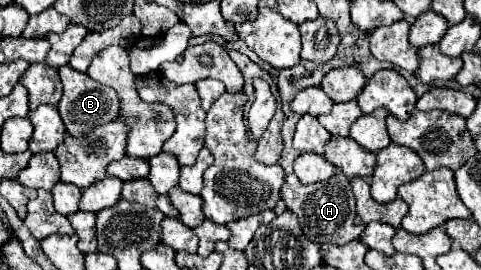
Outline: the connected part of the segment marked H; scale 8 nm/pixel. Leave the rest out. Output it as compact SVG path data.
M294 173L286 175L286 183L282 185L280 195L286 207L298 217L302 231L310 241L316 241L320 245L322 243L344 245L350 243L352 239L358 239L360 233L364 231L364 225L354 225L354 215L356 215L354 193L350 181L342 173L336 173L328 181L312 183L312 185L302 185Z

